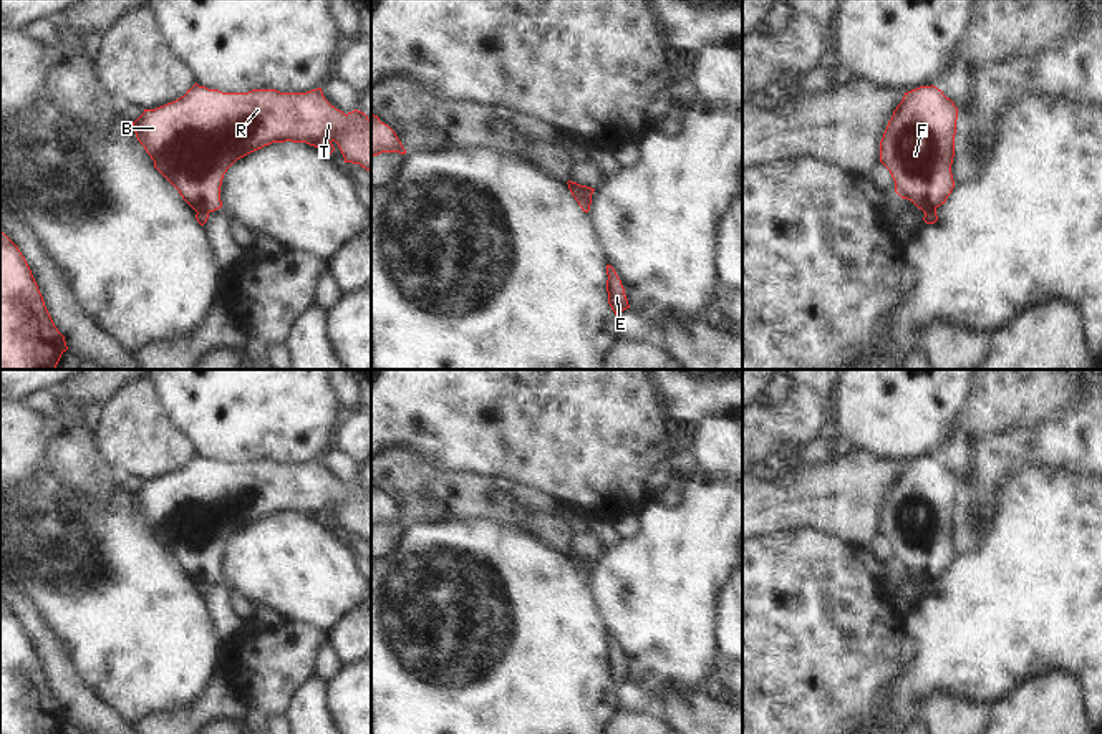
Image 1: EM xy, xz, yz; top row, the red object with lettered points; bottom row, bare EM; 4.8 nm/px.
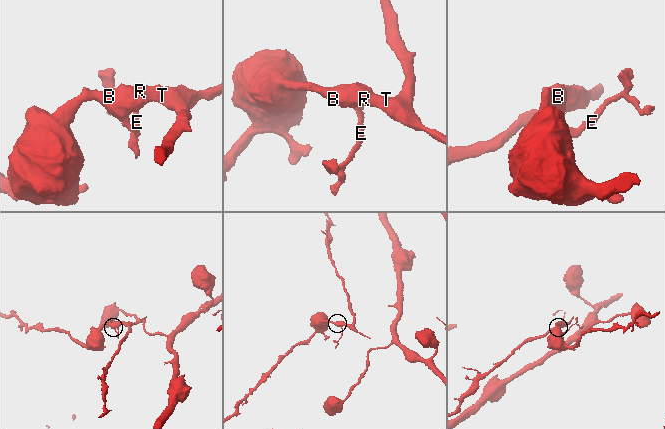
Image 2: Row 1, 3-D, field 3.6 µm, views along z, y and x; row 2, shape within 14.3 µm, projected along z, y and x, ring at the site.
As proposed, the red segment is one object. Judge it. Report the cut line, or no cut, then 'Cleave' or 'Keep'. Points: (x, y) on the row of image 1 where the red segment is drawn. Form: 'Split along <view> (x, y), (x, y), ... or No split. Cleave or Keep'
Split along xz (579, 186), (590, 196). Cleave.

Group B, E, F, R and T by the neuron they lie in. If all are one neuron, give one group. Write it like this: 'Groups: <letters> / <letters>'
Groups: B F R T / E.

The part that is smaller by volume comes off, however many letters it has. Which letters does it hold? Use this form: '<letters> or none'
E

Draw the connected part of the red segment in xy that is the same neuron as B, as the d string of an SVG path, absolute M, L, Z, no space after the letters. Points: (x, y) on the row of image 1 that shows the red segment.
M196 83L179 99L144 109L133 126L154 167L196 212L220 209L220 186L227 169L237 159L272 142L307 142L331 154L335 141L345 162L360 164L371 172L371 121L358 109L348 114L336 109L325 99L321 88L307 93L222 93Z

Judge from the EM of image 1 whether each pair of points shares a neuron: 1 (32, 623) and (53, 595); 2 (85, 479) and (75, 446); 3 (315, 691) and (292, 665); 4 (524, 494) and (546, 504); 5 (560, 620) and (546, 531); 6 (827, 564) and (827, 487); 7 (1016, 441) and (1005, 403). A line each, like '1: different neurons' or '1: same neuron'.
1: different neurons
2: same neuron
3: different neurons
4: same neuron
5: different neurons
6: different neurons
7: different neurons

